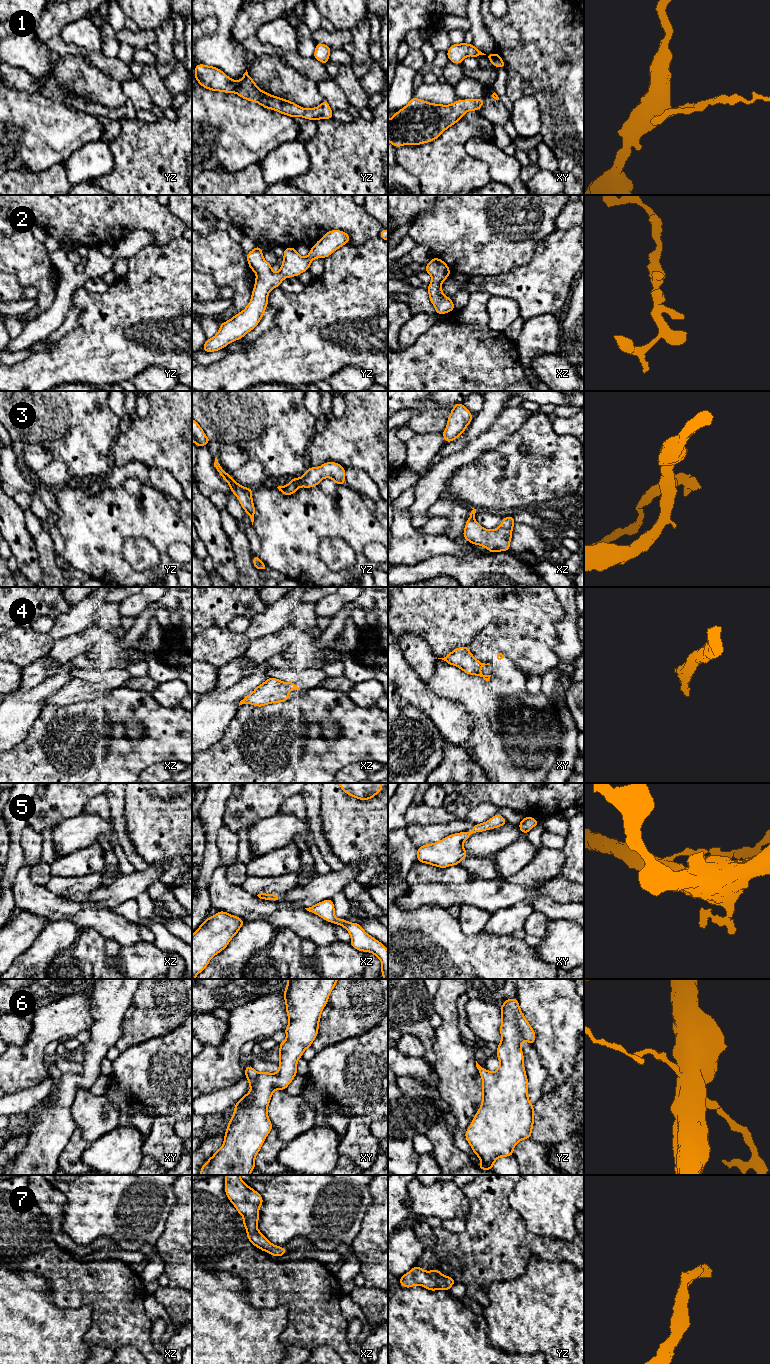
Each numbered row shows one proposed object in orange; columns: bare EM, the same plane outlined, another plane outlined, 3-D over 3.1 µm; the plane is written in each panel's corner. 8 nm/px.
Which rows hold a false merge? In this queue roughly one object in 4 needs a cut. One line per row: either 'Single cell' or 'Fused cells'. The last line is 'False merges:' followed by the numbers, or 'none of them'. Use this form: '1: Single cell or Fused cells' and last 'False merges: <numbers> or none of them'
1: Single cell
2: Single cell
3: Single cell
4: Single cell
5: Single cell
6: Single cell
7: Single cell
False merges: none of them

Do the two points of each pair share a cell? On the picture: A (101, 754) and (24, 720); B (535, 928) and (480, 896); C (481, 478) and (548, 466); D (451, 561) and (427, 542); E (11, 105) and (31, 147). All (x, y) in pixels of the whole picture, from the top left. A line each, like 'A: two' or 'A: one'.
A: two
B: two
C: one
D: two
E: one

